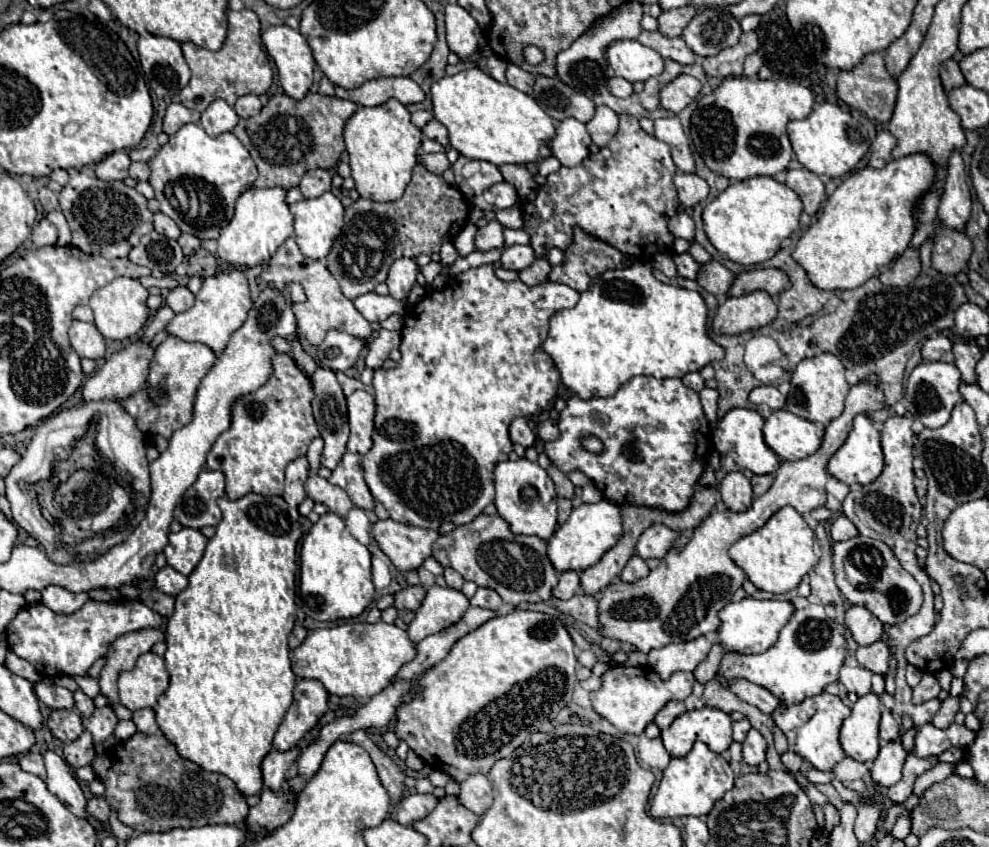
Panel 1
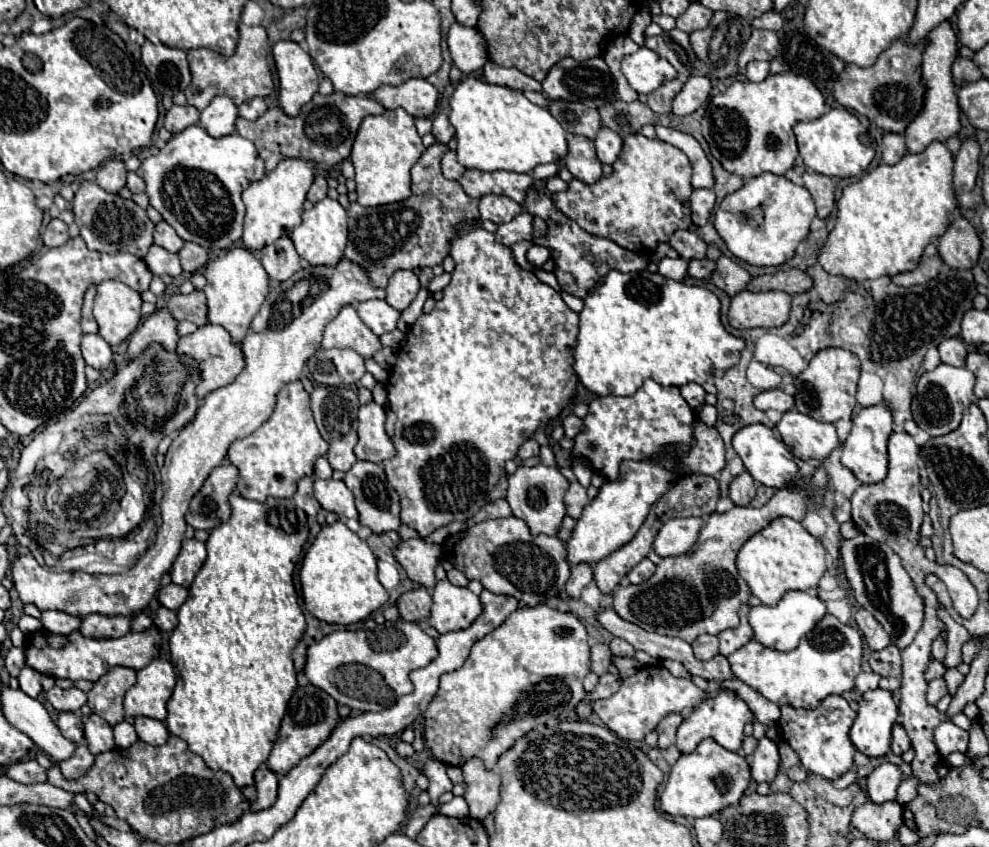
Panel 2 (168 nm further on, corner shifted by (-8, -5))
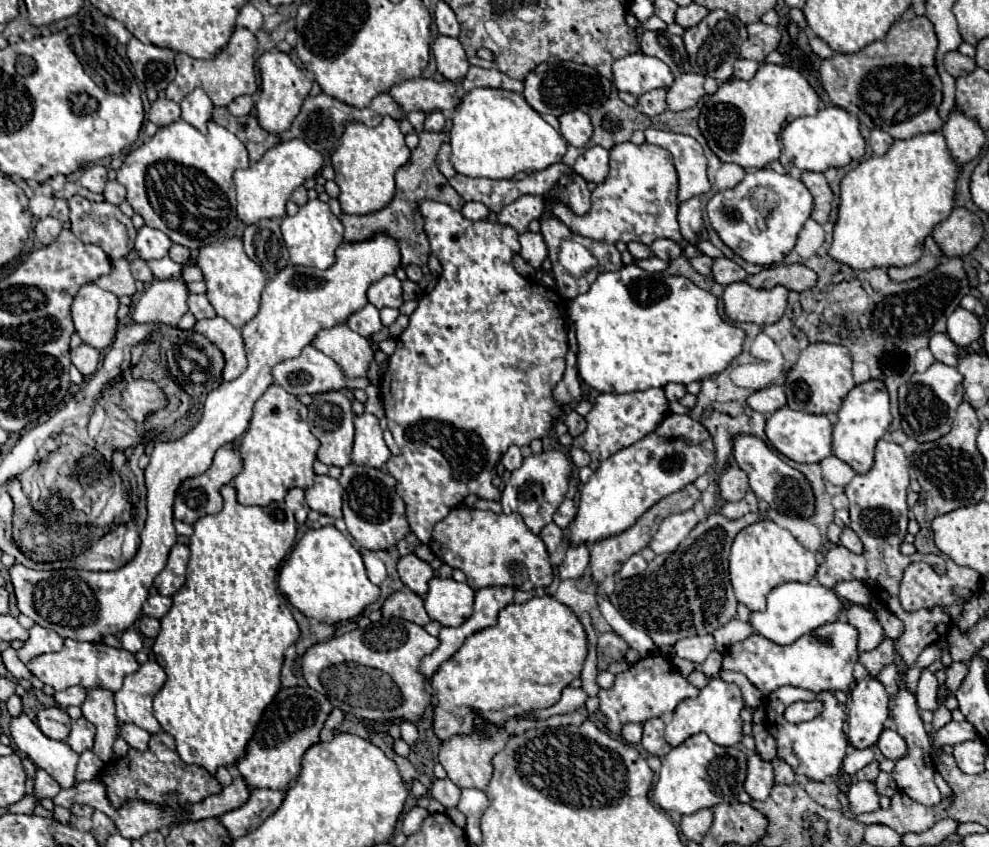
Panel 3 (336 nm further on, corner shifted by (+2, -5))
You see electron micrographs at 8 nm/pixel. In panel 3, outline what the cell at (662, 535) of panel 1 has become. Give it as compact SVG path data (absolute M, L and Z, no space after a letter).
M692 509L688 511L682 511L682 513L674 513L674 515L668 515L656 535L652 537L650 541L650 549L660 555L660 553L668 553L668 551L674 551L686 537L688 537L688 531L692 531L692 527L698 523L698 517Z

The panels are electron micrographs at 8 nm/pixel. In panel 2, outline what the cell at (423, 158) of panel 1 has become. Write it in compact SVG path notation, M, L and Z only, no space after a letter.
M448 151L444 157L442 157L442 173L446 179L460 179L464 175L464 167L456 161L456 153L454 151Z

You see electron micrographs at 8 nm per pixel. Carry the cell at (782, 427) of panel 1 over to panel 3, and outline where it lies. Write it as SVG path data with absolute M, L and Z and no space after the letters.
M782 407L768 419L766 437L776 451L796 463L818 463L832 455L832 425L826 415L808 415L802 411L792 411L790 407Z

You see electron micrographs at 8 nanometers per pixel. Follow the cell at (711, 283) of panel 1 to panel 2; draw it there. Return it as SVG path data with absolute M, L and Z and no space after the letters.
M720 257L716 261L716 269L710 279L718 289L722 289L730 297L734 297L738 291L746 289L748 281L750 281L750 273L744 267L740 267L736 261L732 261L728 257Z

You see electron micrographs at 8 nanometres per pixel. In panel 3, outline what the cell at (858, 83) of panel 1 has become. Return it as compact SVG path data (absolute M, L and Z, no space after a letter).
M912 17L890 27L886 39L874 41L856 55L824 59L820 65L822 85L832 103L856 115L870 129L880 129L894 139L910 139L920 133L942 129L938 107L942 81L936 71L936 33L928 17Z

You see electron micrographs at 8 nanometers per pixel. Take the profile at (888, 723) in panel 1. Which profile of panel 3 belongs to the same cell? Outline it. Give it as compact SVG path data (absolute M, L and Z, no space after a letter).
M884 729L880 739L878 739L878 749L882 751L884 757L896 761L906 753L906 741L892 729Z

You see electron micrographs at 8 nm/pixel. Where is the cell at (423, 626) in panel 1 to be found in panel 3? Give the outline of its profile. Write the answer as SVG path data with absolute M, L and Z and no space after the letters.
M430 579L430 589L424 597L424 607L432 621L444 627L458 627L472 615L474 589L454 579Z

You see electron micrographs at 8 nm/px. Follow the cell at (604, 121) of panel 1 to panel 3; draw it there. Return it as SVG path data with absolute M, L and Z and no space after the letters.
M594 145L594 147L588 147L582 157L578 157L578 161L574 163L574 169L576 173L584 175L586 181L602 183L608 175L608 163L610 163L610 151L600 145Z

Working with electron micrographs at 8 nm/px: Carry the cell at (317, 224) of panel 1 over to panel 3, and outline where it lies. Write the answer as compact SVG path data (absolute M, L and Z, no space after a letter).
M320 199L308 201L292 217L284 217L280 223L280 229L282 229L282 237L284 237L288 253L290 253L290 261L294 265L304 265L304 267L328 269L334 263L336 247L344 241L344 237L342 237L344 227L342 227L340 219L330 211L328 203L322 203Z

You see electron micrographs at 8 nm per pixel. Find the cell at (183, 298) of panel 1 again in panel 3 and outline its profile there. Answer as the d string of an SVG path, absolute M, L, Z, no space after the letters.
M188 295L188 311L196 319L206 319L206 317L214 317L216 315L212 311L212 305L208 303L206 295Z

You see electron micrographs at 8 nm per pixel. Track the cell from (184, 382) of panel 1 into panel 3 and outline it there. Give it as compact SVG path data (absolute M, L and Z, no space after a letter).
M222 317L200 319L196 321L192 331L204 335L212 345L216 345L224 353L224 359L226 359L226 365L222 371L224 381L236 379L246 369L246 353L244 353L240 329L232 327L226 319Z

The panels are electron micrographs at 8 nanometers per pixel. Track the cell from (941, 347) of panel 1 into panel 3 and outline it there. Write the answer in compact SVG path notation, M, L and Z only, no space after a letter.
M936 333L930 339L930 351L936 361L946 363L946 365L956 365L958 363L958 347L948 339L946 333Z

